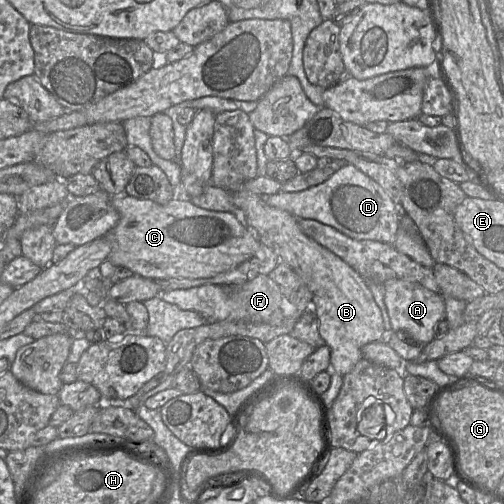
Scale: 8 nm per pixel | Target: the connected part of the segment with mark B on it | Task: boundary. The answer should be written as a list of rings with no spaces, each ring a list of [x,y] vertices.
[[[242,185],[231,191],[234,204],[244,212],[245,225],[256,238],[279,256],[280,262],[291,267],[312,293],[312,302],[319,320],[319,334],[330,348],[331,368],[344,376],[362,359],[361,348],[371,342],[380,341],[385,331],[381,311],[364,279],[341,258],[306,236],[298,225],[298,219],[285,210],[269,206],[264,197],[252,193]]]

